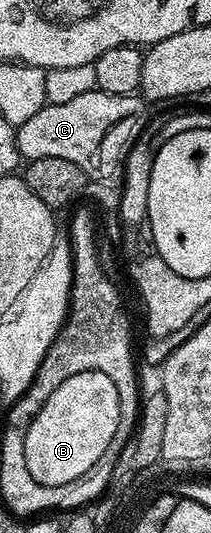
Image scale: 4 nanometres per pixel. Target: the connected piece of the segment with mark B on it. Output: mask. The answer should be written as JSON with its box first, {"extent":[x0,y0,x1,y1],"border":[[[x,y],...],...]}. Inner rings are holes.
{"extent":[25,370,118,484],"border":[[[87,370],[65,379],[49,397],[25,435],[26,466],[43,484],[63,484],[85,474],[112,442],[118,425],[118,395],[113,380],[101,371]]]}

